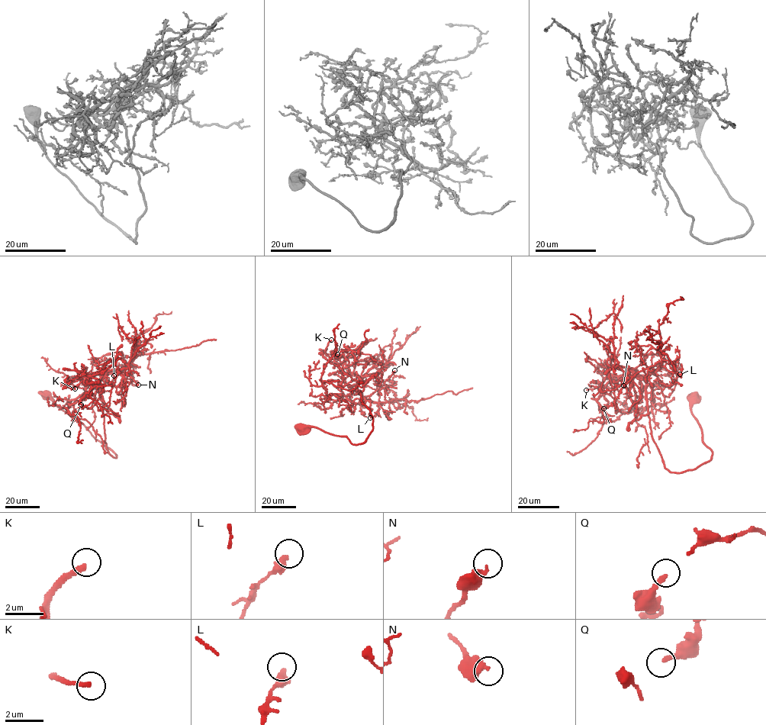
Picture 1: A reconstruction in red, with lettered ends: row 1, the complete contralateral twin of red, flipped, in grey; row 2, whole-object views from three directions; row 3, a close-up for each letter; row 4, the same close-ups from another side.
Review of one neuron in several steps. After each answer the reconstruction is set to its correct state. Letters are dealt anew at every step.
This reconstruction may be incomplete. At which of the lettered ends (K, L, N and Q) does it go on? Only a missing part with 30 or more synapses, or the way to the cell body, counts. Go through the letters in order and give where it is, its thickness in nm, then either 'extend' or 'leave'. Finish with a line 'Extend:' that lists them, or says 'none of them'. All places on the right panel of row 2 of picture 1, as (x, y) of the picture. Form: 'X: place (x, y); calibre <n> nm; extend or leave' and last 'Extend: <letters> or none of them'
K: place (586, 390); calibre 240 nm; extend
L: place (680, 374); calibre 360 nm; leave
N: place (623, 385); calibre 320 nm; leave
Q: place (603, 408); calibre 220 nm; leave
Extend: K

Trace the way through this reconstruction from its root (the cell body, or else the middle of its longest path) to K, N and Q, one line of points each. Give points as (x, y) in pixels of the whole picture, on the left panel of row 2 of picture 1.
K: (46, 394), (116, 458), (105, 442), (99, 391), (104, 377), (94, 372), (72, 379), (69, 385), (75, 388)
N: (46, 394), (112, 451), (116, 458), (109, 453), (105, 442), (100, 378), (130, 365), (128, 374), (138, 385)
Q: (46, 394), (116, 458), (105, 442), (99, 391), (103, 375), (94, 373), (92, 390), (81, 399), (81, 404)

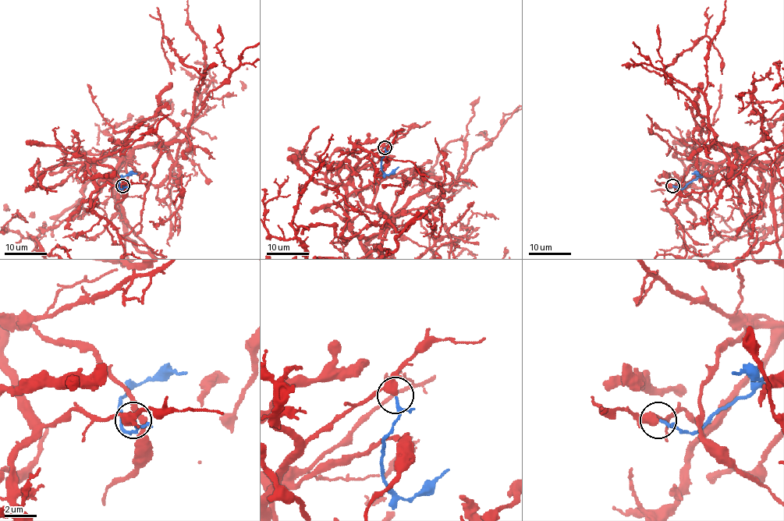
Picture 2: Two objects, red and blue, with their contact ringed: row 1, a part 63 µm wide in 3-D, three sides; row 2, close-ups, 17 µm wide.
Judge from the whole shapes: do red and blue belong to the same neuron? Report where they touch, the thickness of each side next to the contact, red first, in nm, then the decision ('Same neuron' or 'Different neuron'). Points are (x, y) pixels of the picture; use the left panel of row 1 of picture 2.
Place: (122, 186). Thickness 440 nm (red) against 110 nm. Same neuron

